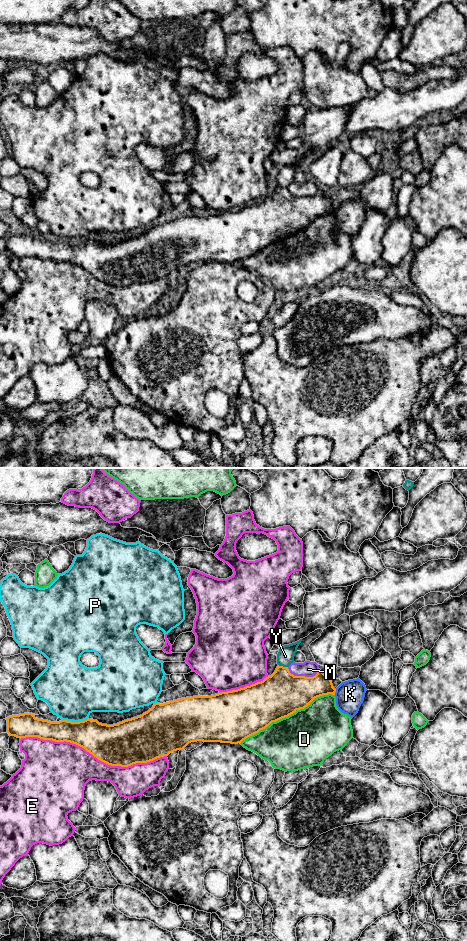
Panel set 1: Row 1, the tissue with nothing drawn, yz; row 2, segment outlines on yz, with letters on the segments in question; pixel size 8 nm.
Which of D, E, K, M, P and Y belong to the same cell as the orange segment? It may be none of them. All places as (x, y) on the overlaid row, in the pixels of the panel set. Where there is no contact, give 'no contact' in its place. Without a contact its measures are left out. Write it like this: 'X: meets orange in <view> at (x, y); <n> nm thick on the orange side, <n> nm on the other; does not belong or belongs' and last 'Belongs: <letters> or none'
D: meets orange in yz at (287, 716); 360 nm thick on the orange side, 460 nm on the other; does not belong
E: meets orange in yz at (93, 755); 340 nm thick on the orange side, 420 nm on the other; does not belong
K: meets orange in yz at (335, 691); 220 nm thick on the orange side, 220 nm on the other; does not belong
M: meets orange in yz at (303, 676); 360 nm thick on the orange side, 130 nm on the other; does not belong
P: meets orange in yz at (75, 722); 260 nm thick on the orange side, 440 nm on the other; does not belong
Y: meets orange in yz at (282, 666); 360 nm thick on the orange side, 140 nm on the other; belongs
Belongs: Y

